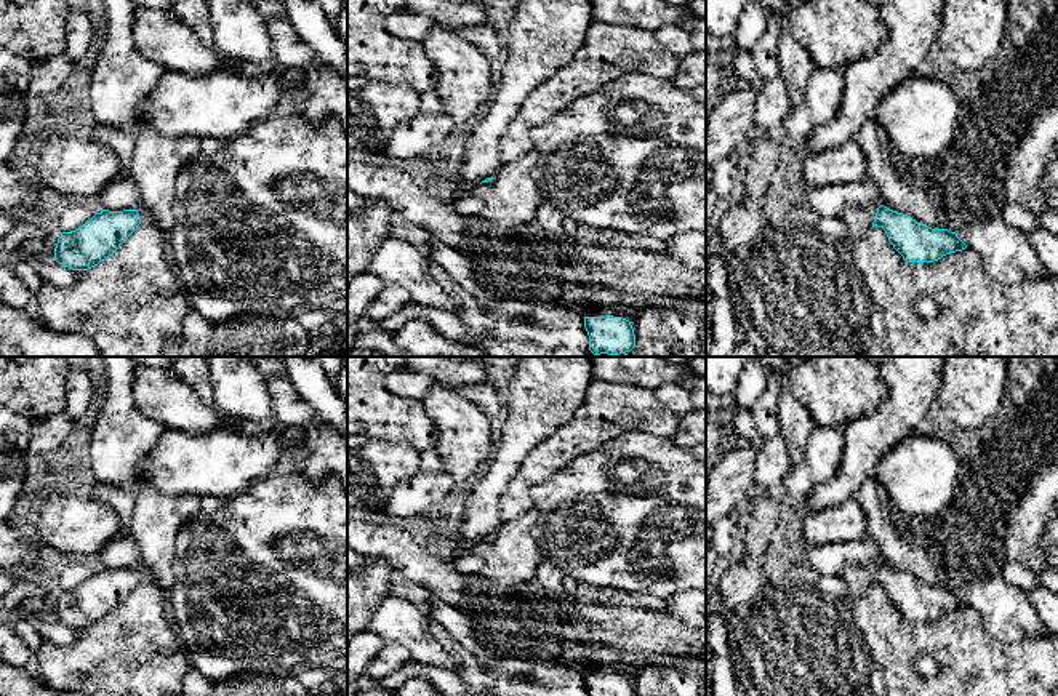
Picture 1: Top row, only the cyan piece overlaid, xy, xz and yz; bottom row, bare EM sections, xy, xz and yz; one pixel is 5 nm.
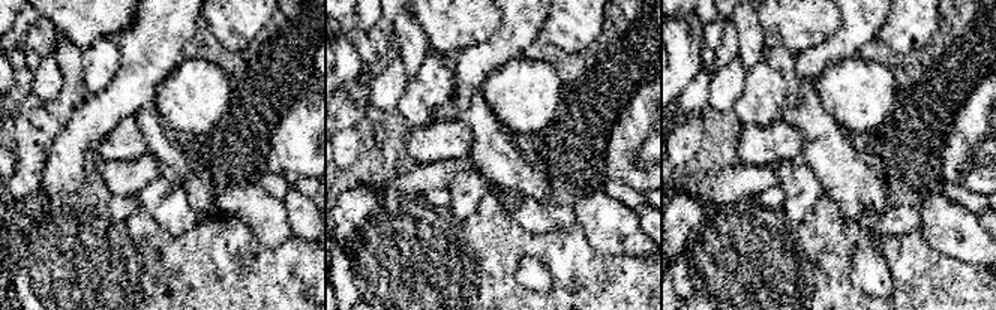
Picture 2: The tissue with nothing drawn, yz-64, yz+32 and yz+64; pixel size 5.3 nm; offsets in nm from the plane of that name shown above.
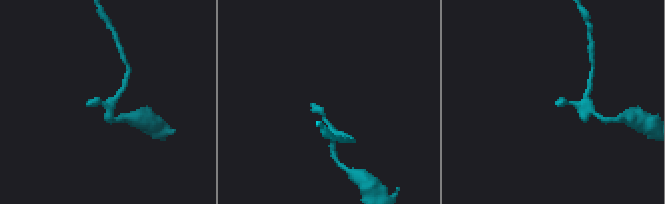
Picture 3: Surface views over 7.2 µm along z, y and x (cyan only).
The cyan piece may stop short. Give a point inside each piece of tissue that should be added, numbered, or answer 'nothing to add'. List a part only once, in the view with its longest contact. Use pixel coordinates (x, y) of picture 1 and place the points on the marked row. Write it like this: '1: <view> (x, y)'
nothing to add

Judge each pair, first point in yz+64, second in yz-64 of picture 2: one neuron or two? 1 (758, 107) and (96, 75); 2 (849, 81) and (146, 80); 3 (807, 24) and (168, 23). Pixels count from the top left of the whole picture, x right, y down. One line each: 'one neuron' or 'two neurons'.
1: one neuron
2: two neurons
3: two neurons

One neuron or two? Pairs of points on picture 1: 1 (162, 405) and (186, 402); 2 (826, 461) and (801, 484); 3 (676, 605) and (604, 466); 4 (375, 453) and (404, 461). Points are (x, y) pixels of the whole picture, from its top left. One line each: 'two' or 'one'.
1: one
2: one
3: two
4: one

